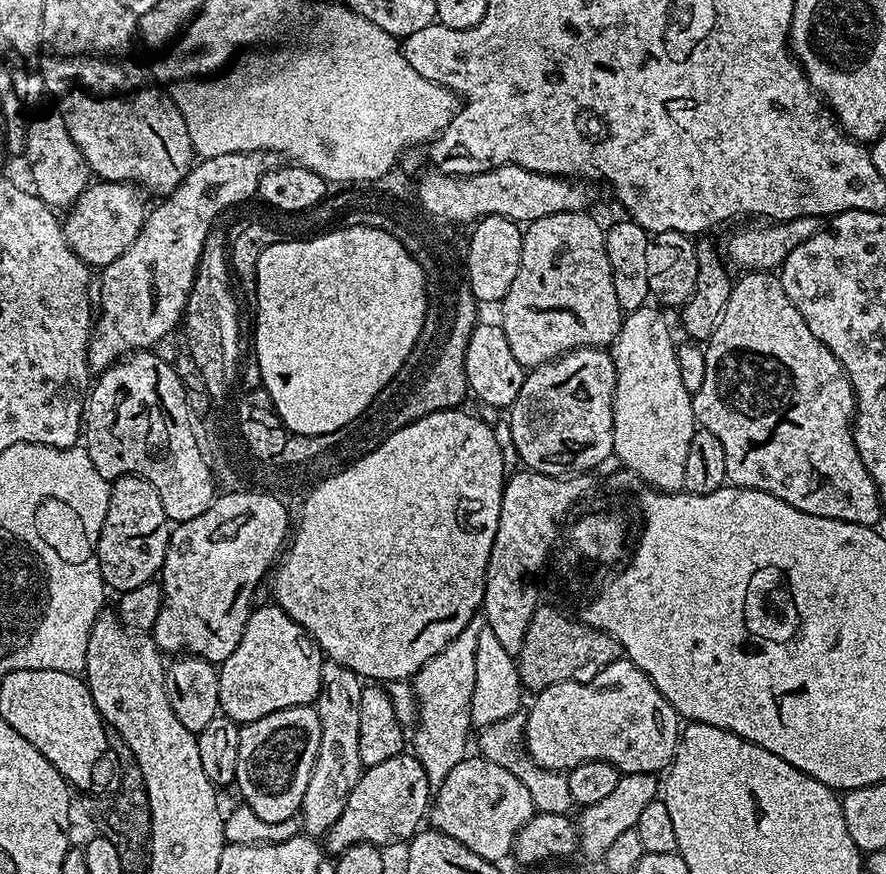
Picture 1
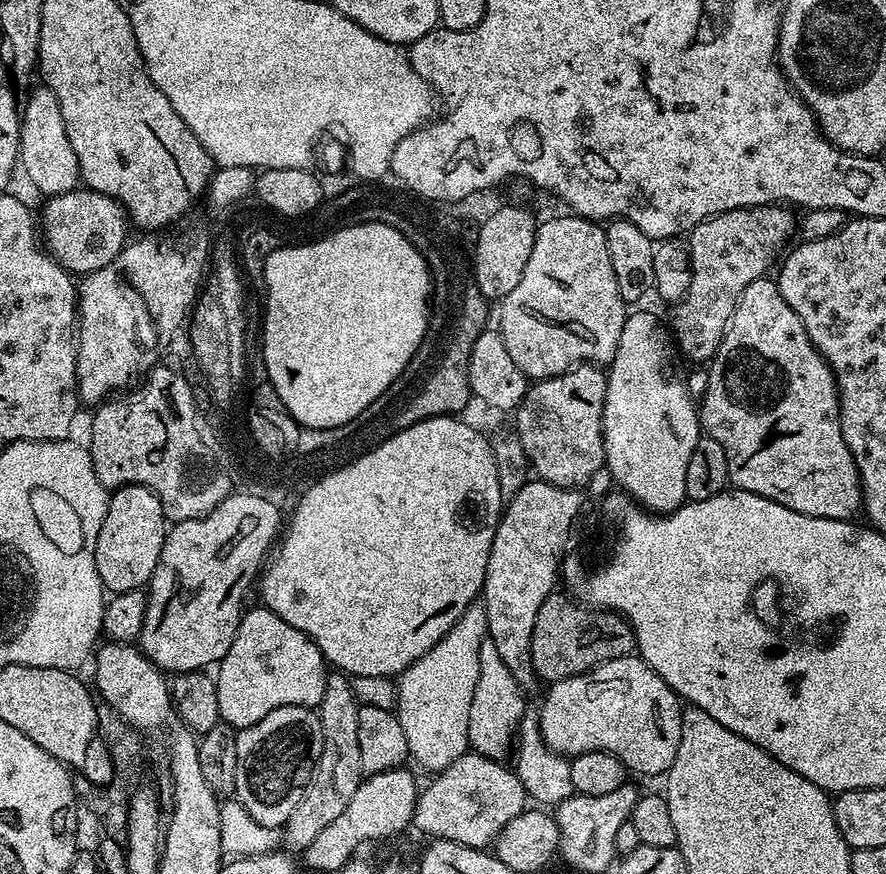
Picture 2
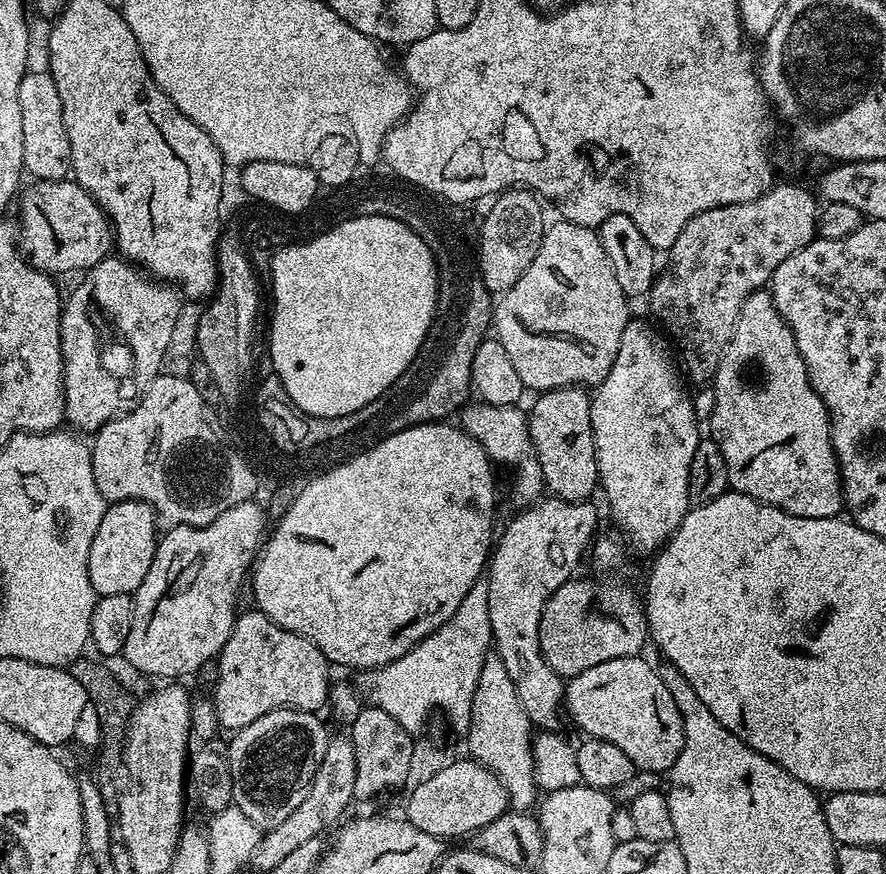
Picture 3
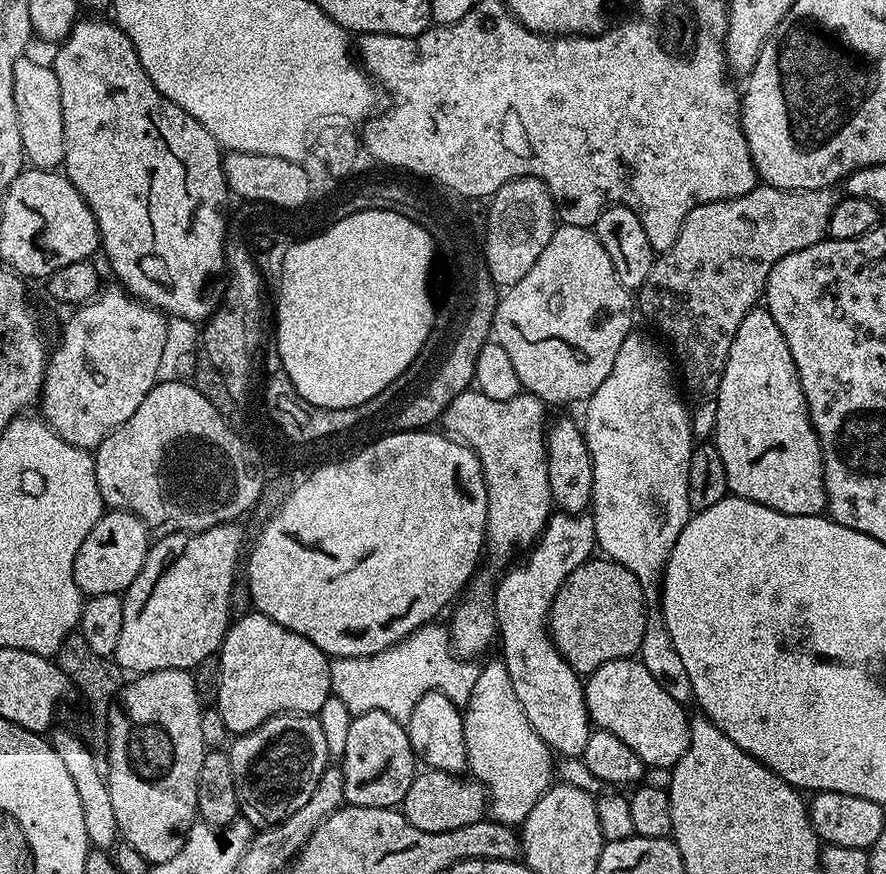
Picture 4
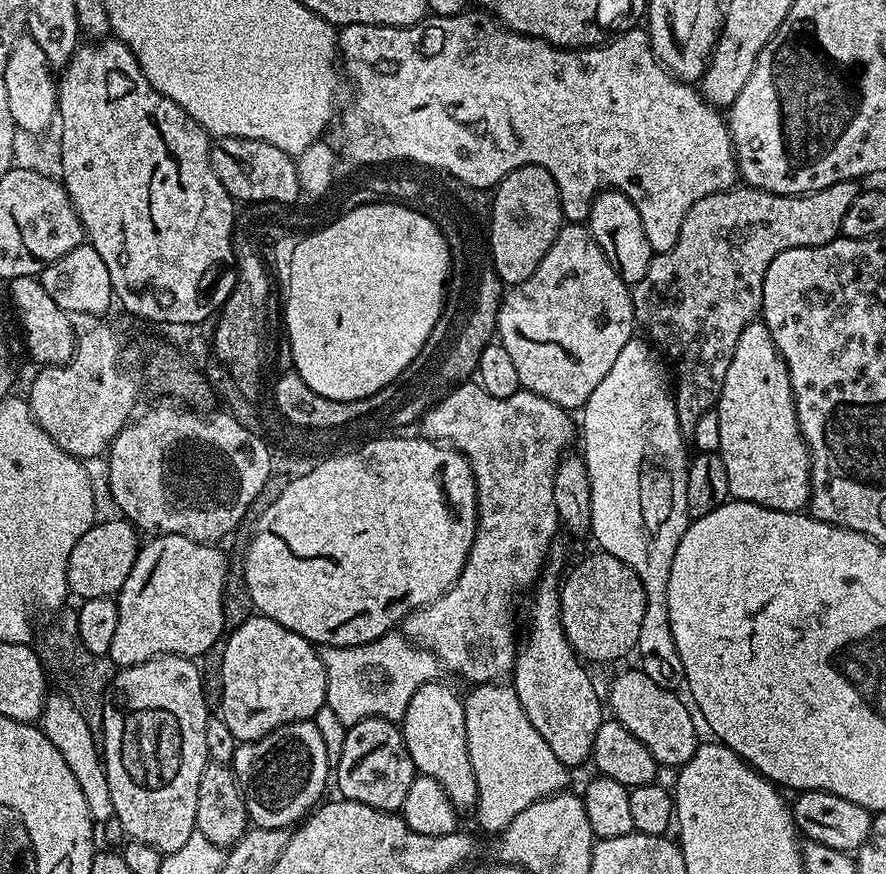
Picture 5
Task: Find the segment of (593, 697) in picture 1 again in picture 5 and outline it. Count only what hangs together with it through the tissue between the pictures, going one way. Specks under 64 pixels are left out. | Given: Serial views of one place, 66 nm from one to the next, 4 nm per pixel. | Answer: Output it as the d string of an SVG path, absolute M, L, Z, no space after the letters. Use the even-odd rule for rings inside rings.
M639 670L618 673L608 688L608 696L606 692L606 704L610 712L612 707L611 715L619 724L626 726L626 730L630 730L630 734L634 734L634 738L638 738L638 742L646 746L646 750L650 750L660 766L685 764L694 754L698 743L697 721L689 705L684 705L676 696L679 695L673 689L658 686L658 682L654 682L645 672Z

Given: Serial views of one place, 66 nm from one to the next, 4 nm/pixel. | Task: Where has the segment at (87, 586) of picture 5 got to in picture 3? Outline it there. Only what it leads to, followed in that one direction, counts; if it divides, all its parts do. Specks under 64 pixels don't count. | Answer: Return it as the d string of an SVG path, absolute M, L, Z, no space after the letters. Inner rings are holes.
M117 500L109 503L102 514L102 523L94 533L94 542L90 542L88 573L97 597L135 594L138 586L142 586L142 578L146 578L146 570L150 570L150 562L154 562L157 539L156 511L149 504L141 500Z

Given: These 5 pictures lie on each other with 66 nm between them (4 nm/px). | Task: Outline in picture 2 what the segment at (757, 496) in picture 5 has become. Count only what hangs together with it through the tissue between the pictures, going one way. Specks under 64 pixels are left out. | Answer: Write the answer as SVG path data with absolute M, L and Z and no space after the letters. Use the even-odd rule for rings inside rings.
M761 278L750 282L746 290L736 303L734 314L728 320L728 329L724 331L722 342L718 346L715 356L707 365L709 385L703 399L698 404L698 415L701 429L722 450L726 450L726 462L728 463L728 478L733 489L742 492L752 492L756 496L761 496L767 500L774 501L775 504L786 506L798 514L806 514L814 518L830 518L831 520L852 520L859 517L862 512L862 501L864 489L860 486L860 475L856 469L854 458L850 454L850 448L846 446L846 440L842 438L842 426L840 425L840 390L836 386L836 376L832 373L831 366L825 362L824 356L810 342L806 334L806 328L802 326L802 320L780 293L780 285L775 279Z

